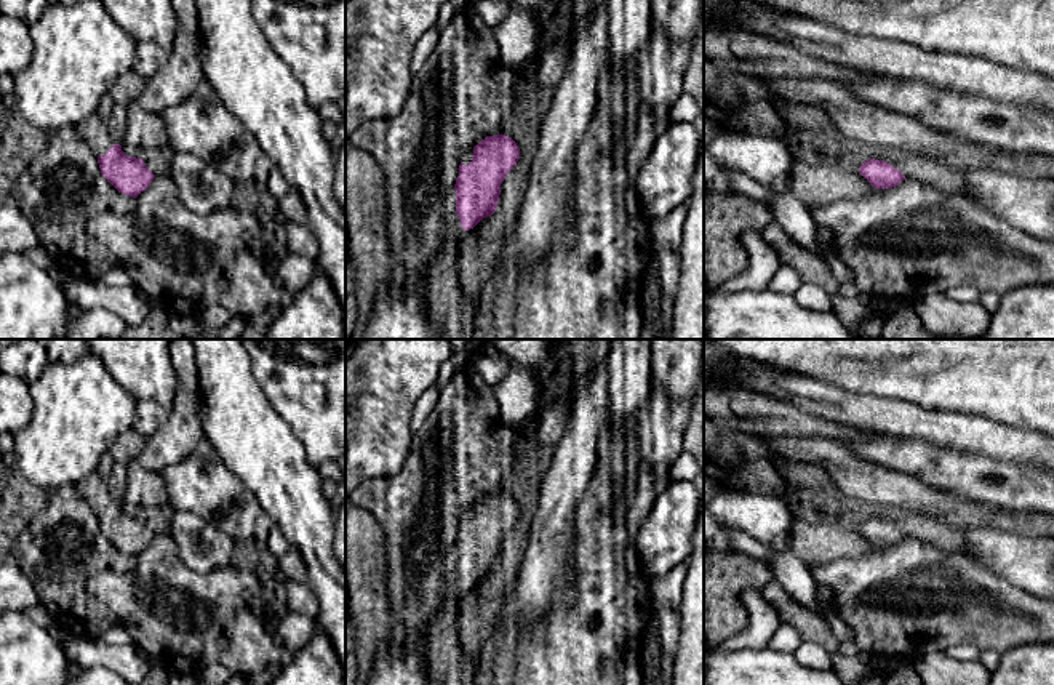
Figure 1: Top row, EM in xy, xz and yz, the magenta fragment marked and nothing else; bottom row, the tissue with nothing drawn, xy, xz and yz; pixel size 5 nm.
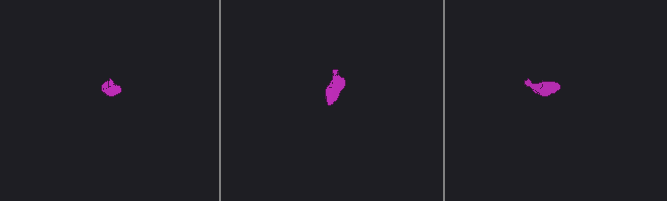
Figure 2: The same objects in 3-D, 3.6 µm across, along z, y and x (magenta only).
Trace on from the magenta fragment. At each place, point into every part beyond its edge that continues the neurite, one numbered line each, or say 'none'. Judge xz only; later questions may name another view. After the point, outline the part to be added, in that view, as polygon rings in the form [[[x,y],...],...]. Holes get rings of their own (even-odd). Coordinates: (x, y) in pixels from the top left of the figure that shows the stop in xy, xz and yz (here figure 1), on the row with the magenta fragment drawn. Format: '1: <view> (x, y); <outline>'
1: xz (453, 314); [[[451,187],[445,206],[449,213],[451,229],[435,251],[427,272],[427,310],[440,331],[441,339],[472,339],[475,331],[475,307],[461,288],[457,274],[459,242],[464,235],[456,213],[456,189]]]

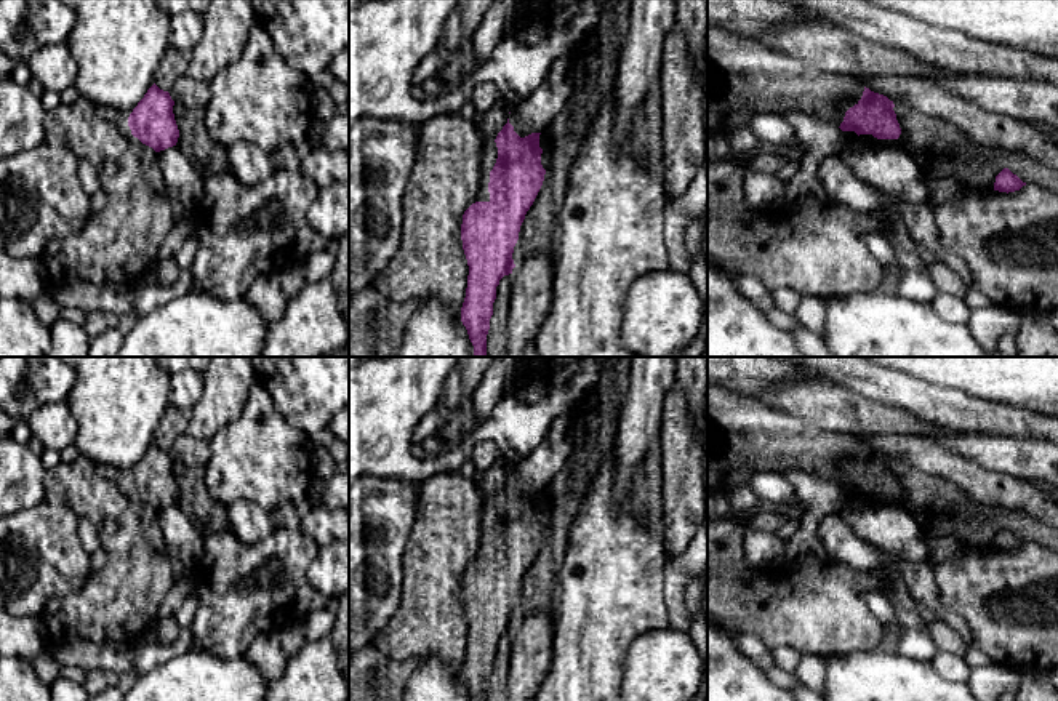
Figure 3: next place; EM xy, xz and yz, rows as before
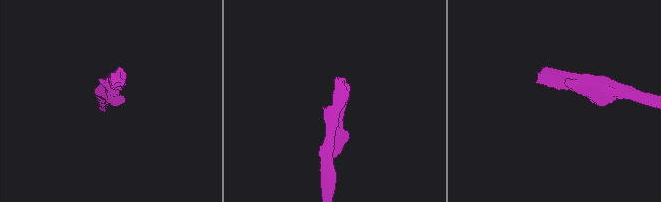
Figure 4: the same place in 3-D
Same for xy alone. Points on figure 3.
none

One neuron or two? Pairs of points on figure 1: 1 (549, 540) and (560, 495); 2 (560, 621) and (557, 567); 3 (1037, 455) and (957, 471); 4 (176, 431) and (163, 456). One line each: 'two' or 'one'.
1: one
2: two
3: two
4: one

